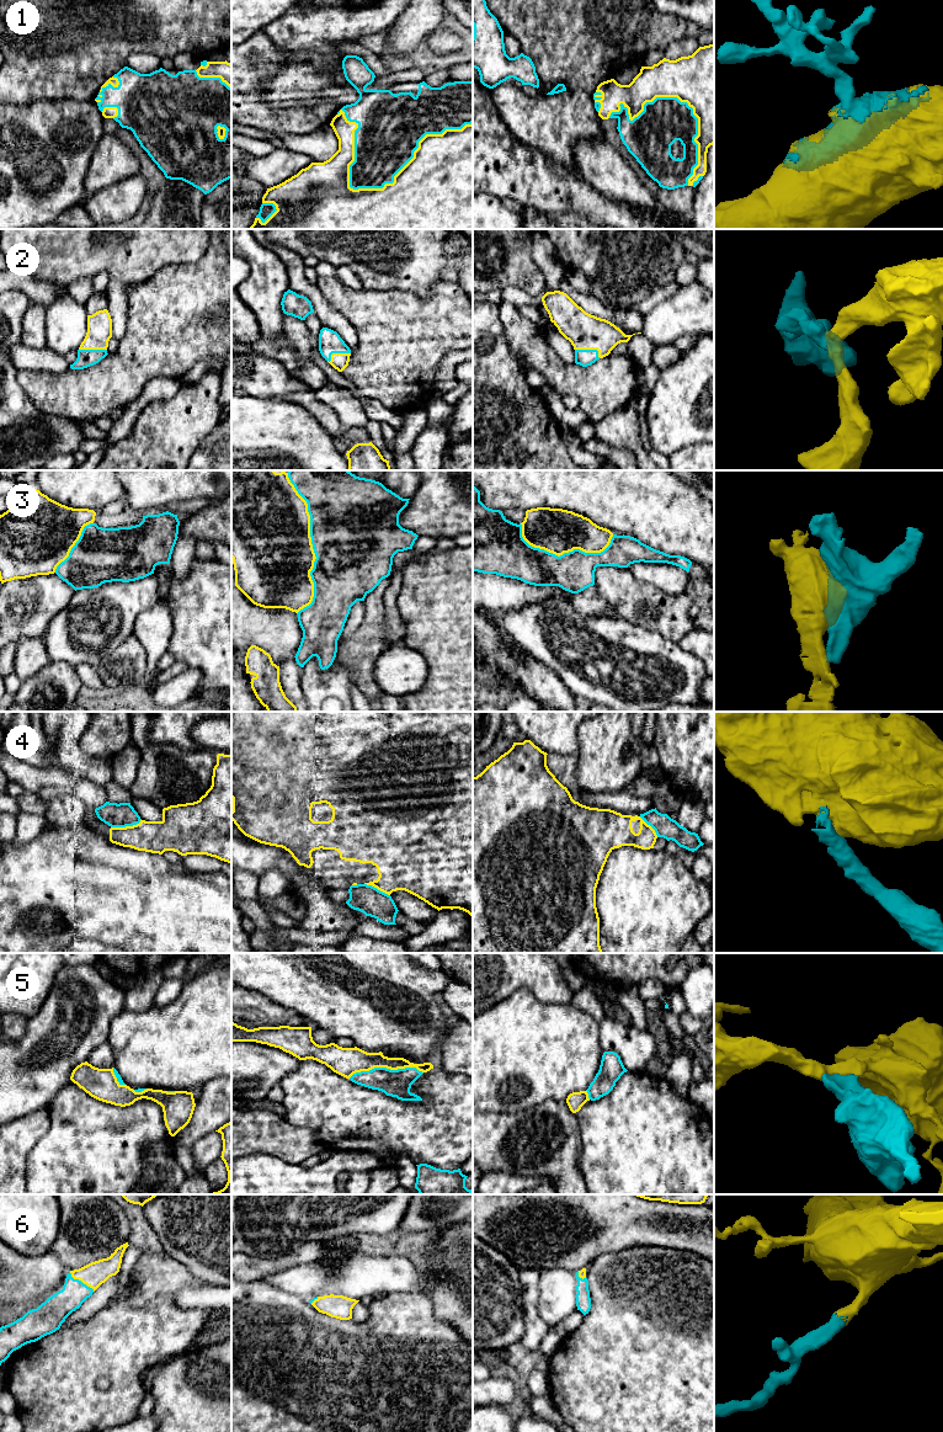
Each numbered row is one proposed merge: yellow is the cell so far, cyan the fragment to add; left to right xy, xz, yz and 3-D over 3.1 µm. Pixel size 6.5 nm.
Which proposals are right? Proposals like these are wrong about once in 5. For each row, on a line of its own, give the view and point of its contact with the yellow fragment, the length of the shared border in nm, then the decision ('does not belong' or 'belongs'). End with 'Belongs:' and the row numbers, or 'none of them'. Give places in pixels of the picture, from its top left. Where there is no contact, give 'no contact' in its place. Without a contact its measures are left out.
1: xz (413, 158) | 900 nm | belongs
2: yz (590, 349) | 180 nm | belongs
3: xz (312, 544) | 900 nm | does not belong
4: xy (126, 826) | 200 nm | does not belong
5: xz (385, 1066) | 480 nm | belongs
6: xy (80, 1279) | 220 nm | belongs
Belongs: 1, 2, 5, 6

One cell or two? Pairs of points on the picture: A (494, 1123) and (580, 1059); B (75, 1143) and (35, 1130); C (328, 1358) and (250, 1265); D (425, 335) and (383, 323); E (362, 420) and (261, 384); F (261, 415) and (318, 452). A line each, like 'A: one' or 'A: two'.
A: two
B: two
C: two
D: one
E: two
F: one

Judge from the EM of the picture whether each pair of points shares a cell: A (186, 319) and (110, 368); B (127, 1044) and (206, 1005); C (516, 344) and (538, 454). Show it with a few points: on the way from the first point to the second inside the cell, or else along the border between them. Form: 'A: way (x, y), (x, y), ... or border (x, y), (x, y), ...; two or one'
A: way (168, 333), (128, 368); one
B: way (147, 1044), (166, 1044), (186, 1025); one
C: border (507, 345), (525, 374); two

